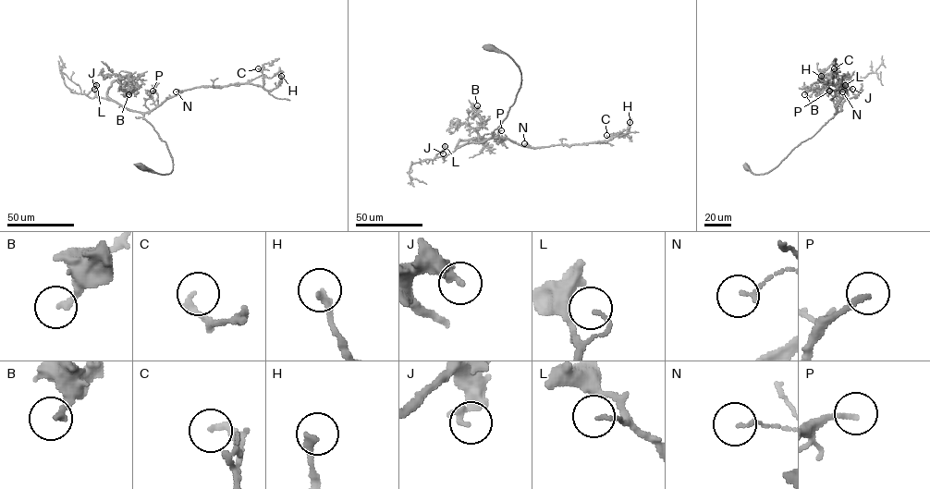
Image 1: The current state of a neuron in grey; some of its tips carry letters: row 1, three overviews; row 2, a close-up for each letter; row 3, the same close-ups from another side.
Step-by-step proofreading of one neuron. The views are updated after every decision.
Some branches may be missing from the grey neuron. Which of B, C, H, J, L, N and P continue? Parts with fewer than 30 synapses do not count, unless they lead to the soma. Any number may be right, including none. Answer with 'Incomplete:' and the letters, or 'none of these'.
Incomplete: none of these

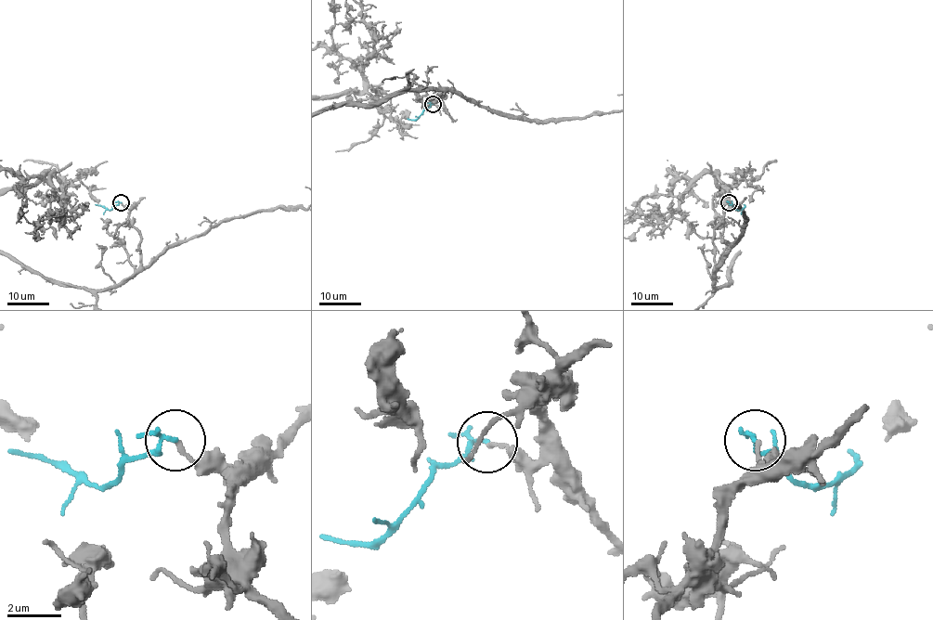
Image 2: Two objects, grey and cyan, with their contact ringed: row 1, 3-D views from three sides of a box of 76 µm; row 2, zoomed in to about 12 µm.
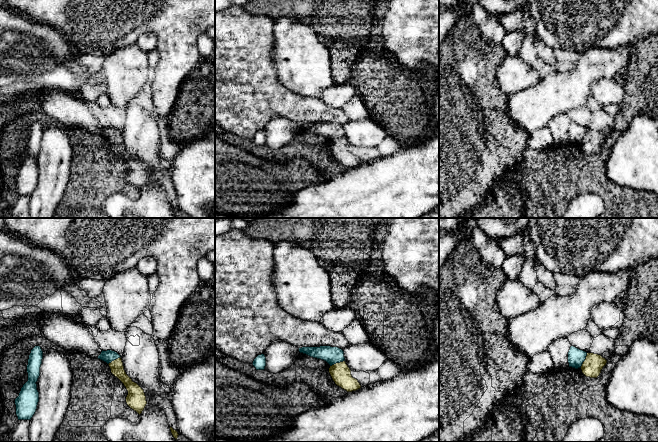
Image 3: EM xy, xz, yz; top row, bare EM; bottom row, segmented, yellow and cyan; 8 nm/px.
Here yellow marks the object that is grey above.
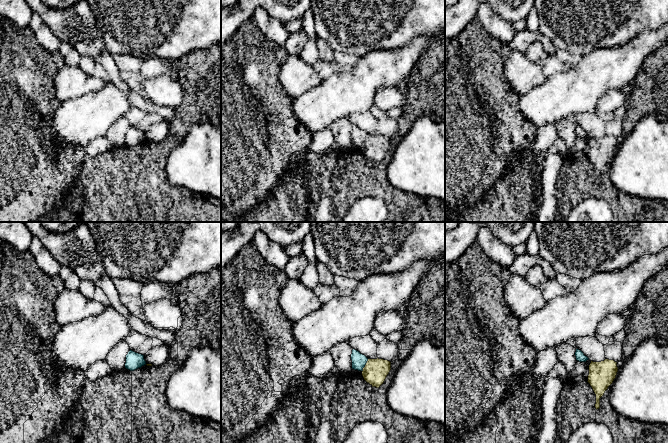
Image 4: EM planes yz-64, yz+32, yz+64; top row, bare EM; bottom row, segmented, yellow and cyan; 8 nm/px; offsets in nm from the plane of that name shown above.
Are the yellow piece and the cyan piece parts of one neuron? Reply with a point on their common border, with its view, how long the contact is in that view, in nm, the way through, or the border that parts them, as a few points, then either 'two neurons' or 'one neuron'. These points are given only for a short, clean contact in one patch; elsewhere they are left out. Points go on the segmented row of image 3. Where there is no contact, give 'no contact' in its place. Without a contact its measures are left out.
contact xz (337, 363); length 130 nm; way xz (340, 372), (337, 363), (332, 355); one neuron

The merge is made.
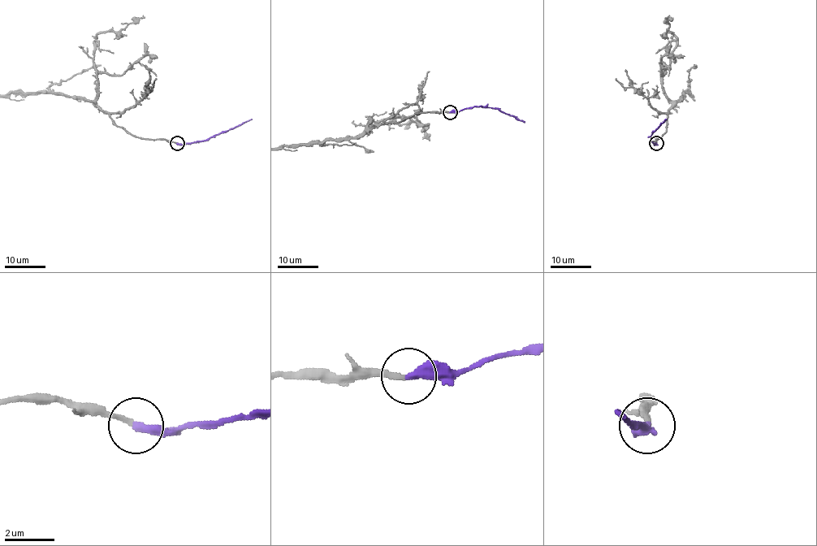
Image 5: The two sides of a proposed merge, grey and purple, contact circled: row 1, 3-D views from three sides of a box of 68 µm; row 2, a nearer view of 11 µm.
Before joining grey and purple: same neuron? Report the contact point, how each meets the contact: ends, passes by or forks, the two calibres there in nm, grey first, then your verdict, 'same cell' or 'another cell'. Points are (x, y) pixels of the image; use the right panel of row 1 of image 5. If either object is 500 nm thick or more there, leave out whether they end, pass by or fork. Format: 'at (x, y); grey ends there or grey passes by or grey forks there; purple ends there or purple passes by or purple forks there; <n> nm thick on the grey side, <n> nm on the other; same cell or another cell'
at (656, 143); grey ends there; purple ends there; 170 nm thick on the grey side, 360 nm on the other; same cell

